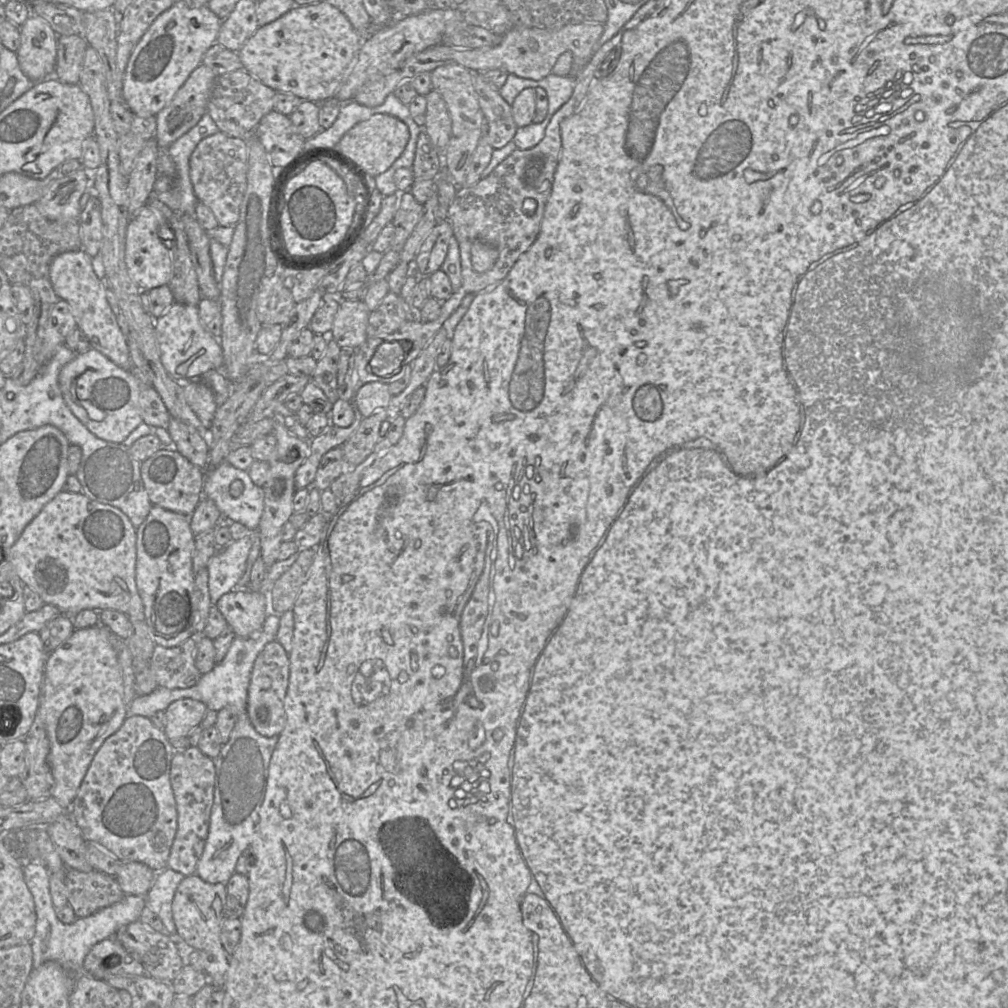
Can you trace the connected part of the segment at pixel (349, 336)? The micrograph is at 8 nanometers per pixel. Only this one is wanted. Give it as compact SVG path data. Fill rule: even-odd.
M341 300L328 338L333 339L341 348L359 347L368 338L367 325L370 312L363 300Z

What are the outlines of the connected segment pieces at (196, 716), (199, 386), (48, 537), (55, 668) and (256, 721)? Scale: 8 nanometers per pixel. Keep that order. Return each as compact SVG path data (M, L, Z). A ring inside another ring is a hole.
M182 698L172 702L165 710L165 727L164 733L169 740L188 737L190 732L201 725L208 708L206 705L198 700L191 698Z
M190 379L183 382L183 392L190 408L209 428L218 407L213 391L201 379Z
M62 490L50 500L39 514L25 527L19 539L9 550L9 560L23 583L39 594L45 604L56 606L63 615L74 616L84 609L95 611L113 609L125 613L130 619L145 621L143 602L136 586L136 540L137 528L134 527L127 515L120 509L92 500L82 492L71 493Z
M97 624L88 628L75 629L64 643L46 657L38 712L45 723L50 740L48 764L55 780L52 797L65 809L70 809L100 746L121 727L128 716L117 655L119 644L126 640L117 636L109 628Z
M277 640L266 644L254 662L247 699L247 713L251 724L264 737L278 737L285 728L285 698L288 691L289 678L289 654Z

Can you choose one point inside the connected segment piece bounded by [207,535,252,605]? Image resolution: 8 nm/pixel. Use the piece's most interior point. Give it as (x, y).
(225, 569)

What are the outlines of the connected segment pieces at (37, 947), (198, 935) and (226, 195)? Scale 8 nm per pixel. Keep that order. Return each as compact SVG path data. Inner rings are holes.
M30 862L23 866L23 872L25 883L34 899L36 911L35 935L30 942L33 952L33 968L37 968L47 961L54 961L74 976L84 973L83 963L90 949L98 942L114 937L122 927L140 920L141 913L146 907L145 896L126 894L120 901L111 906L90 916L76 918L71 924L64 924L58 919L56 908L52 903L50 873L44 863Z
M198 875L185 876L179 883L172 902L172 916L177 934L202 957L204 973L215 988L223 988L224 975L229 967L229 955L221 942L222 924L225 920L224 904L226 884L211 884Z
M219 131L198 143L191 154L189 166L190 179L198 201L213 212L220 226L235 227L240 217L240 206L247 187L247 140Z

